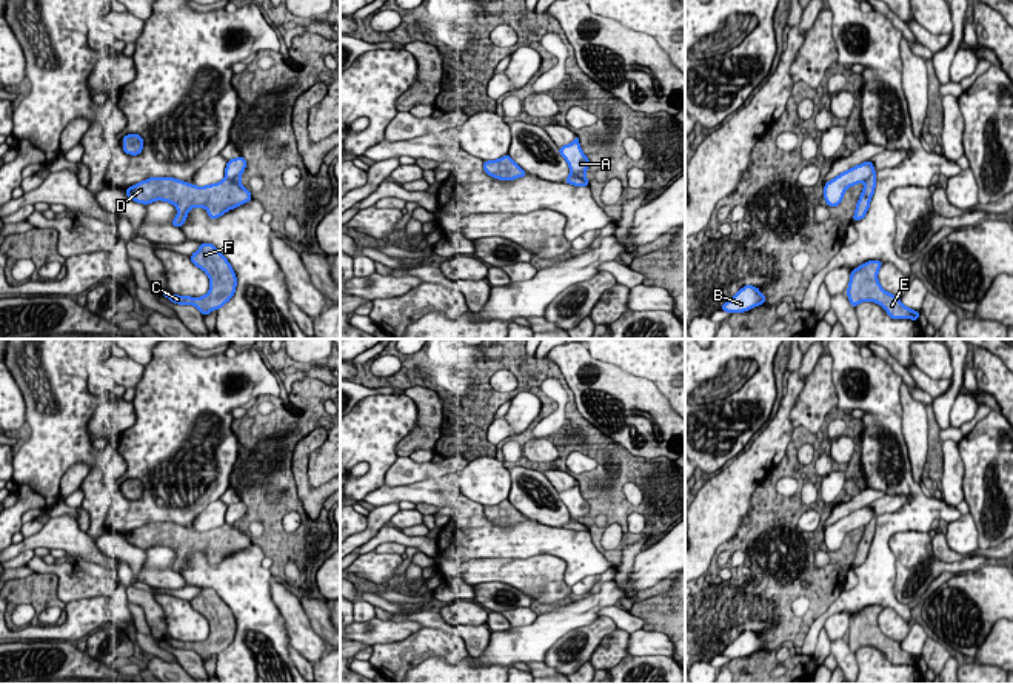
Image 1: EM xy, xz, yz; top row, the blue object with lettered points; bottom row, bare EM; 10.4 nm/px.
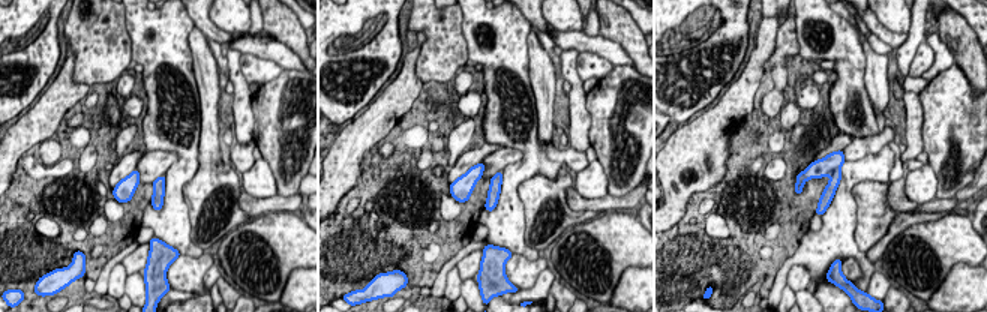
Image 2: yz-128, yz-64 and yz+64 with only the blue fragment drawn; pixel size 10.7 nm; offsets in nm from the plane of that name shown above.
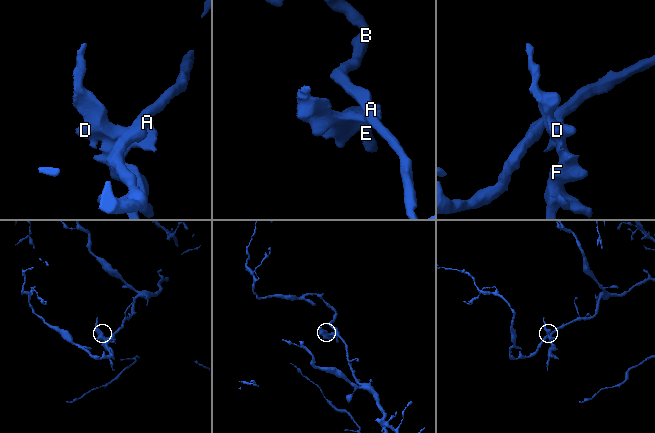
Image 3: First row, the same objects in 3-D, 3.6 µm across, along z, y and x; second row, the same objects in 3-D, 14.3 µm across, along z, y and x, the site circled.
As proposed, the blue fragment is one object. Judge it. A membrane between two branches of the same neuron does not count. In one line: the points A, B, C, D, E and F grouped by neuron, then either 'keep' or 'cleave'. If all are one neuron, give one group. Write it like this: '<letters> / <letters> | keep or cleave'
A B / C D E F | cleave

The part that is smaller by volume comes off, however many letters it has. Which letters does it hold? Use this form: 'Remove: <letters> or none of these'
Remove: C, D, E, F

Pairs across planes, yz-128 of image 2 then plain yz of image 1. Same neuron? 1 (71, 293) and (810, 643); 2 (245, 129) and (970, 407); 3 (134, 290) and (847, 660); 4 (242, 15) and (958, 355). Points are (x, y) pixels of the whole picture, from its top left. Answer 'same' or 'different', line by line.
1: different
2: different
3: same
4: different

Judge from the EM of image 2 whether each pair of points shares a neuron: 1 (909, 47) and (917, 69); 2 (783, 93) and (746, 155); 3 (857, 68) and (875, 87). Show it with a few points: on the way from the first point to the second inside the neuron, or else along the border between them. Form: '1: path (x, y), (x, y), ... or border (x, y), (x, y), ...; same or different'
1: border (924, 39), (917, 50), (908, 75); different
2: border (774, 84), (761, 104), (762, 113), (771, 122); different
3: border (861, 42), (864, 89), (873, 108); different

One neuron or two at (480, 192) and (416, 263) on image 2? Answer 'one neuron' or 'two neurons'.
one neuron

